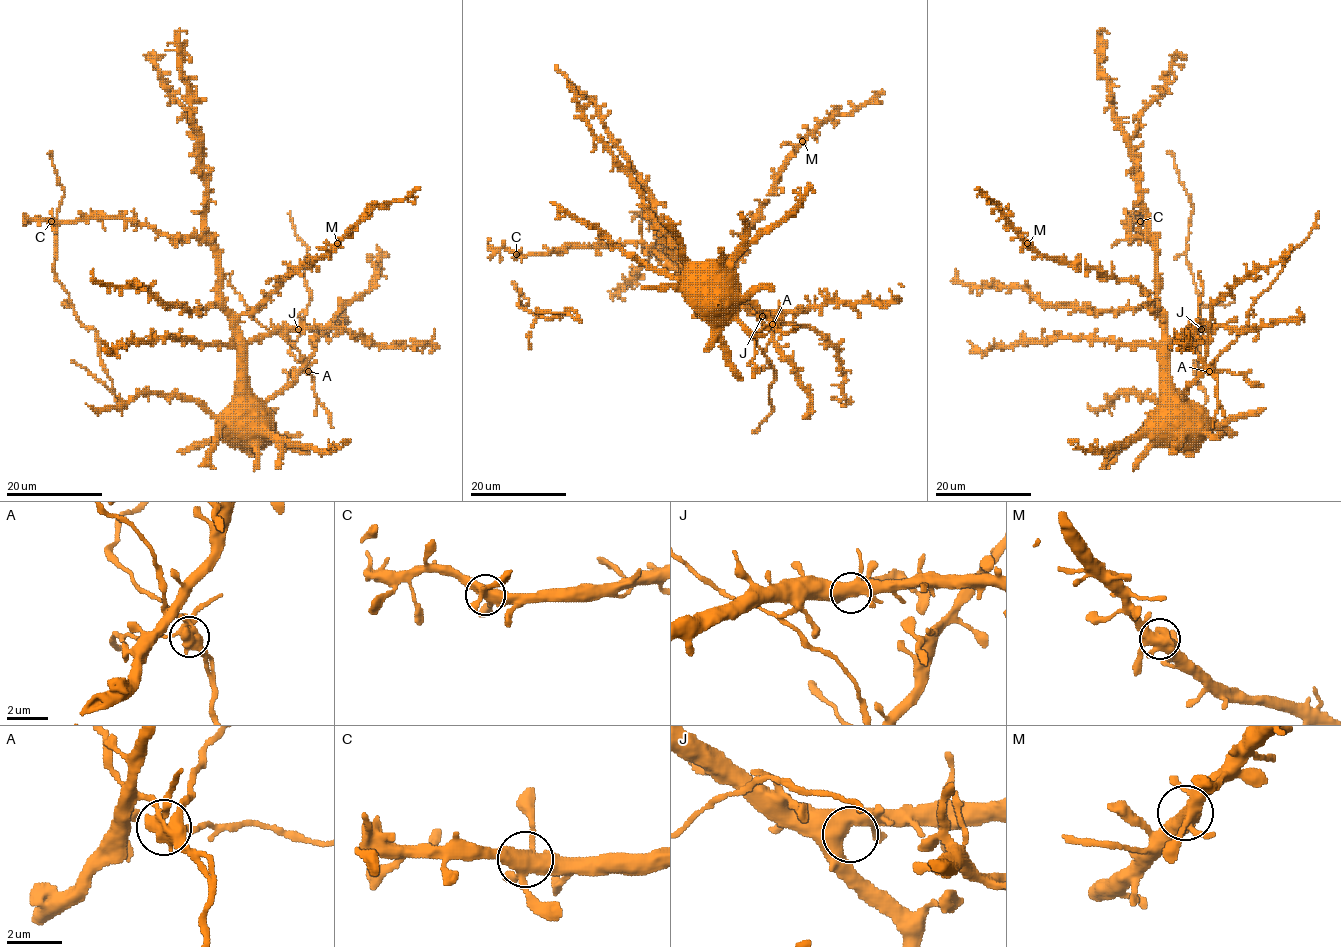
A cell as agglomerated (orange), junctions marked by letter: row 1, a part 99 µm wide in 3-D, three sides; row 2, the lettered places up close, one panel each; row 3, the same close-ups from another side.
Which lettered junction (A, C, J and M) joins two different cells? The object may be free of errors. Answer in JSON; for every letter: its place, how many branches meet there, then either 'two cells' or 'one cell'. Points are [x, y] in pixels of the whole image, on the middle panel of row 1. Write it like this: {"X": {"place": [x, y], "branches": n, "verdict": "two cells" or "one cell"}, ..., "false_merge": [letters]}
{"A": {"place": [772, 324], "branches": 5, "verdict": "two cells"}, "C": {"place": [516, 254], "branches": 5, "verdict": "one cell"}, "J": {"place": [762, 316], "branches": 4, "verdict": "one cell"}, "M": {"place": [802, 141], "branches": 5, "verdict": "one cell"}, "false_merge": ["A"]}

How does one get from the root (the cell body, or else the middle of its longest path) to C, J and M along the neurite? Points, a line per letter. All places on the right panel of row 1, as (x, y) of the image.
C: (1197, 422), (1202, 417), (1173, 388), (1167, 370), (1158, 250), (1129, 236), (1133, 218), (1140, 221)
J: (1197, 422), (1202, 420), (1182, 402), (1182, 397), (1202, 365), (1191, 338), (1196, 329), (1201, 329)
M: (1197, 422), (1202, 417), (1173, 388), (1165, 321), (1149, 297), (1135, 283), (1040, 256), (1027, 243)

